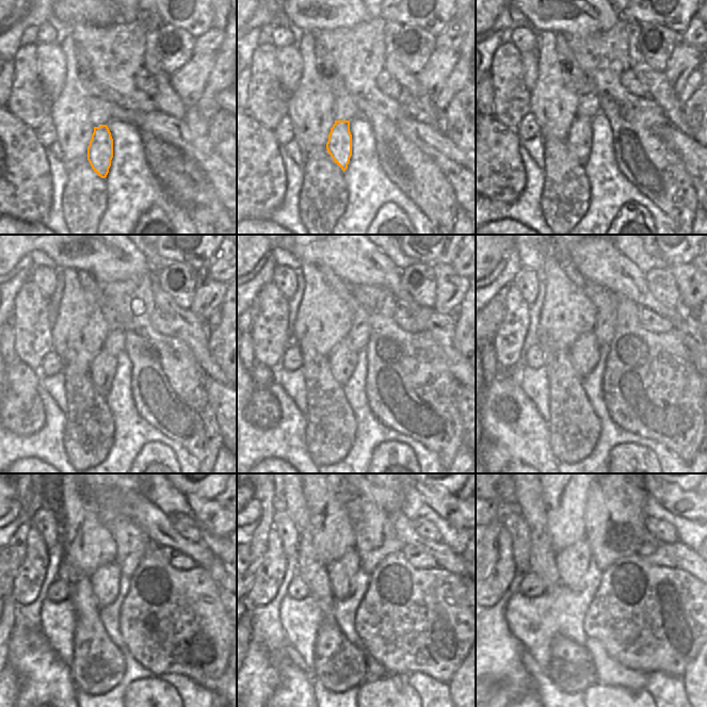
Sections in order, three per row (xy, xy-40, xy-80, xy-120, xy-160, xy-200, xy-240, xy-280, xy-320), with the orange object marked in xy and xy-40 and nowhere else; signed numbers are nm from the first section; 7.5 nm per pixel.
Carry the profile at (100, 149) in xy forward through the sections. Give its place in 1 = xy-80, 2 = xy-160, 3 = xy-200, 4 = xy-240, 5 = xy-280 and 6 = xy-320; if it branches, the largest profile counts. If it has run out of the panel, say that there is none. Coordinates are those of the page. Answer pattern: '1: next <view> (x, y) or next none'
1: next xy-80 (579, 135)
2: next xy-160 (343, 359)
3: next xy-200 (584, 351)
4: next xy-240 (106, 579)
5: next xy-280 (342, 572)
6: next xy-320 (573, 561)

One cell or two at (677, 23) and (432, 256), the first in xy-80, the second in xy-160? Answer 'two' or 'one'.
one

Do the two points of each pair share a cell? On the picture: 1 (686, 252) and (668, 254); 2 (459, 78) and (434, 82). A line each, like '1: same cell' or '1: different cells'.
1: same cell
2: different cells

